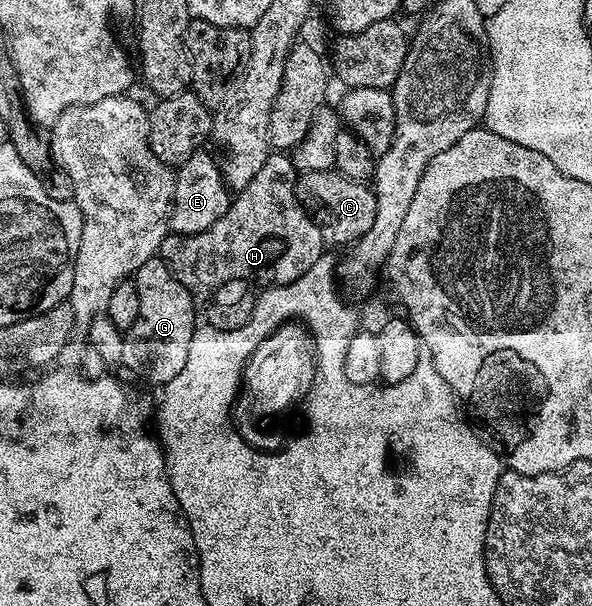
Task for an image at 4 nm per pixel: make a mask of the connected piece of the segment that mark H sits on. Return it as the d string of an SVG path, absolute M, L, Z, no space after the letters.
M280 150L273 151L266 158L262 170L250 179L244 189L235 193L226 214L222 214L222 218L214 222L214 226L189 236L169 234L161 242L159 259L168 262L169 270L192 295L197 313L215 328L230 330L242 326L250 318L261 290L273 284L289 284L302 278L302 274L306 274L306 270L310 270L310 266L314 266L314 262L325 255L325 233L324 236L320 233L321 225L300 204L300 199L296 196L297 179L298 173L292 164L291 155Z

